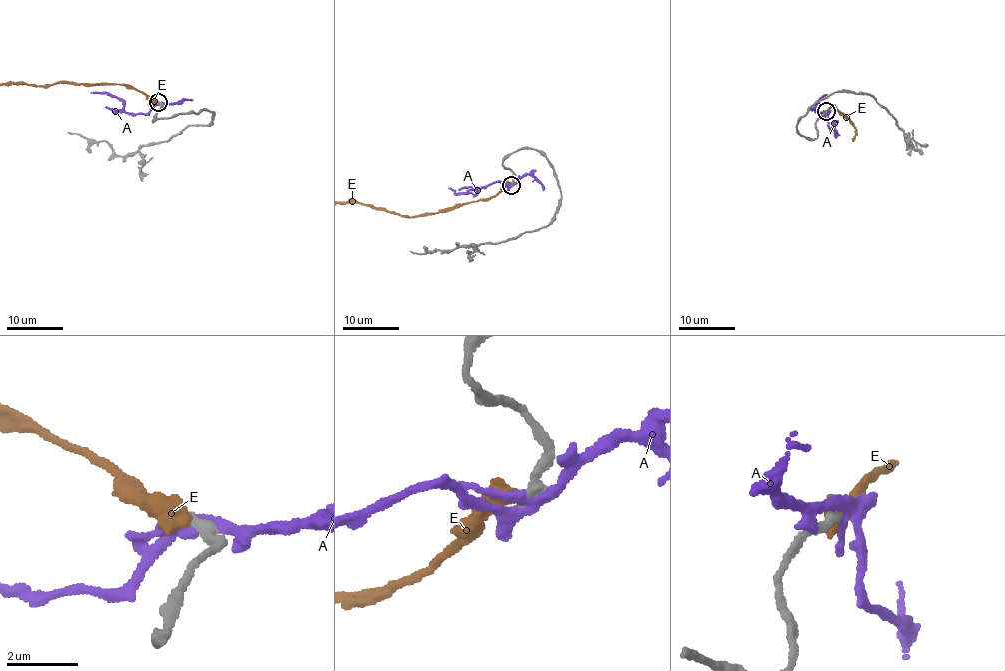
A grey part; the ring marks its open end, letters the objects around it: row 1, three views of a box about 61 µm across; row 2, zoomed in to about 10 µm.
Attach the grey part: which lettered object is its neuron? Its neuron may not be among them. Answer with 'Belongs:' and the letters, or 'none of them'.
Belongs: none of them

